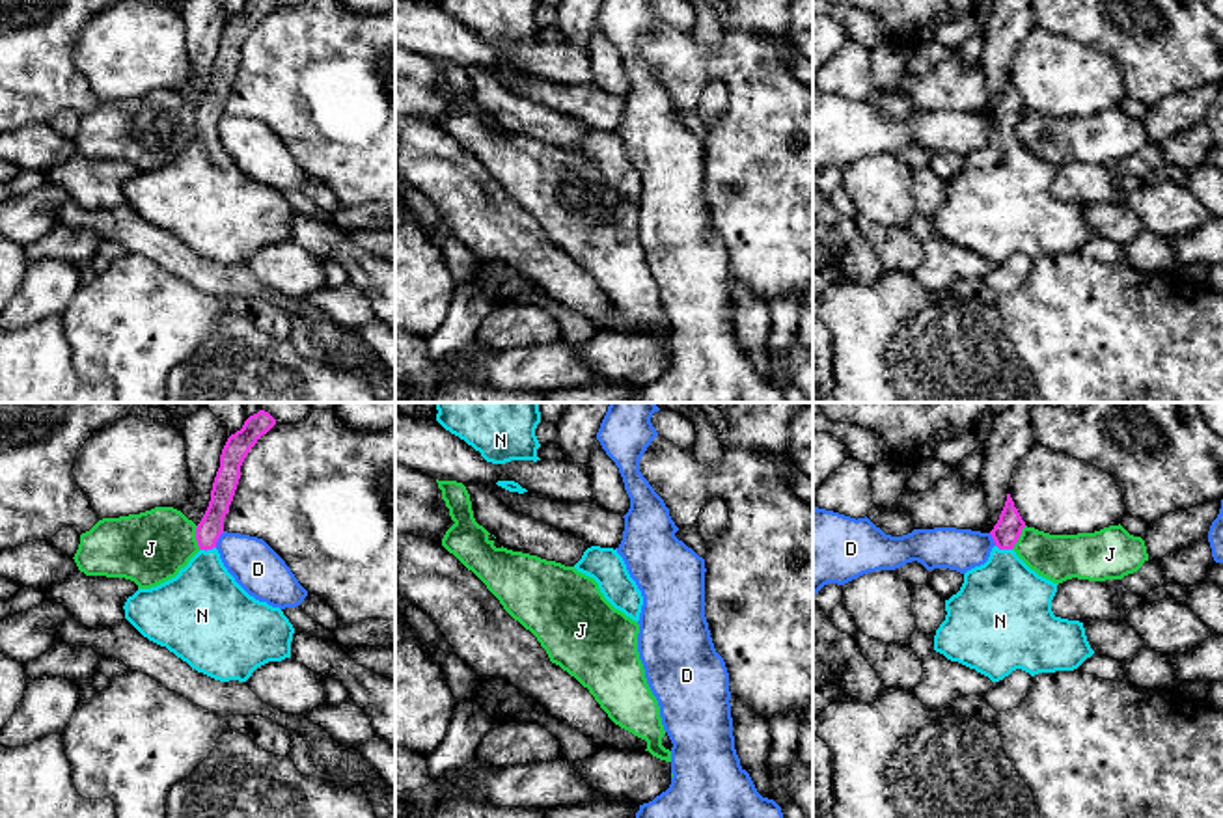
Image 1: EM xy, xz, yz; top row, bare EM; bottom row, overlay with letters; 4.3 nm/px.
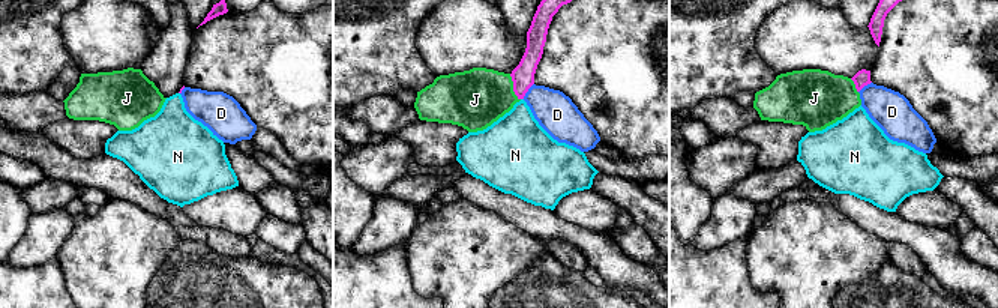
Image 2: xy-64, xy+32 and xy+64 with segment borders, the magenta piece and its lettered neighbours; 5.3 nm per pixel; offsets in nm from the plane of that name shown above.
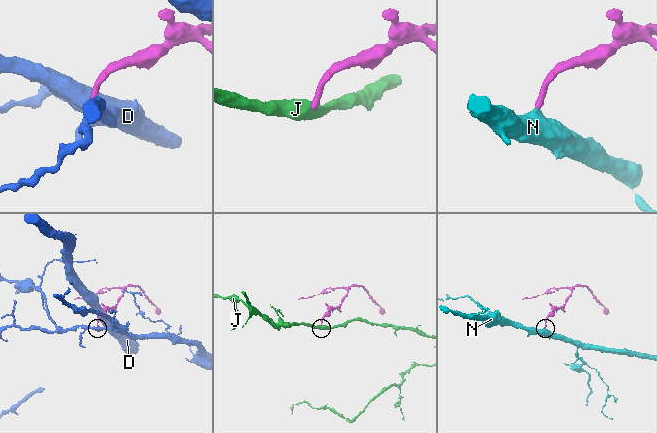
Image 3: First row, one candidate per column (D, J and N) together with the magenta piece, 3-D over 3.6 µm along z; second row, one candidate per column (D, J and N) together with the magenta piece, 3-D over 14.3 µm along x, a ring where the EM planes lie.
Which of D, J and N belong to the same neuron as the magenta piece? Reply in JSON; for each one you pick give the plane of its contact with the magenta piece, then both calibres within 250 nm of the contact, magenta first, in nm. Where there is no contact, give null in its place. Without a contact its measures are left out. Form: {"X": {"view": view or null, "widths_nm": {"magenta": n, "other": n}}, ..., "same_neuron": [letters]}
{"N": {"view": "xy", "widths_nm": {"magenta": 110, "other": 360}}, "same_neuron": ["N"]}

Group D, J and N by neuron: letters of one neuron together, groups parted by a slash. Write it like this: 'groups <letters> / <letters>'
groups D / J / N

